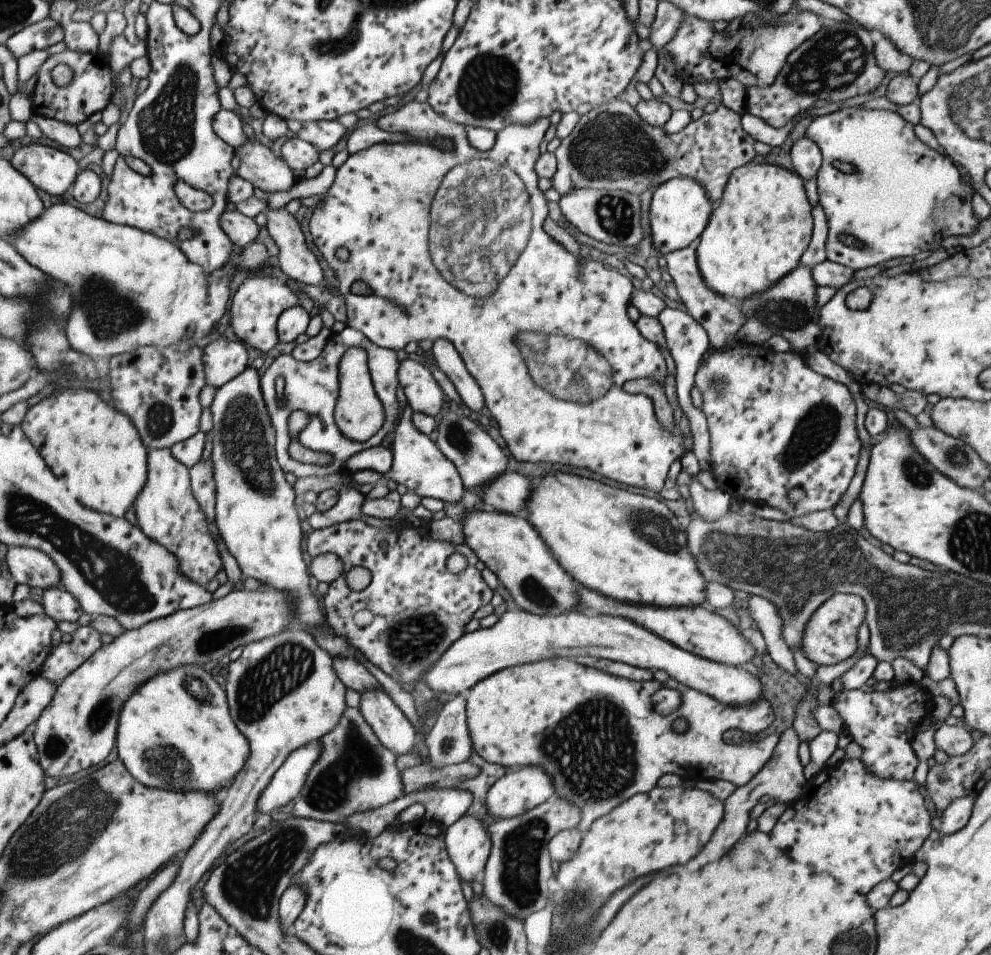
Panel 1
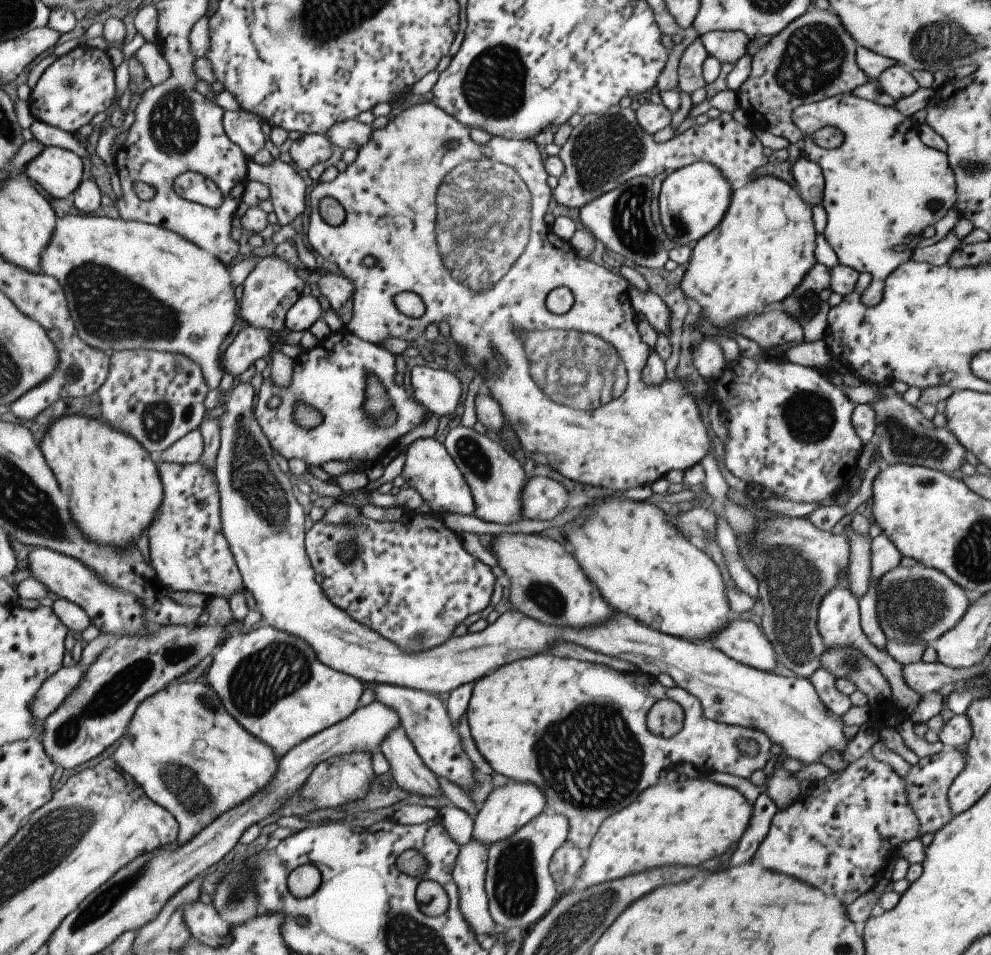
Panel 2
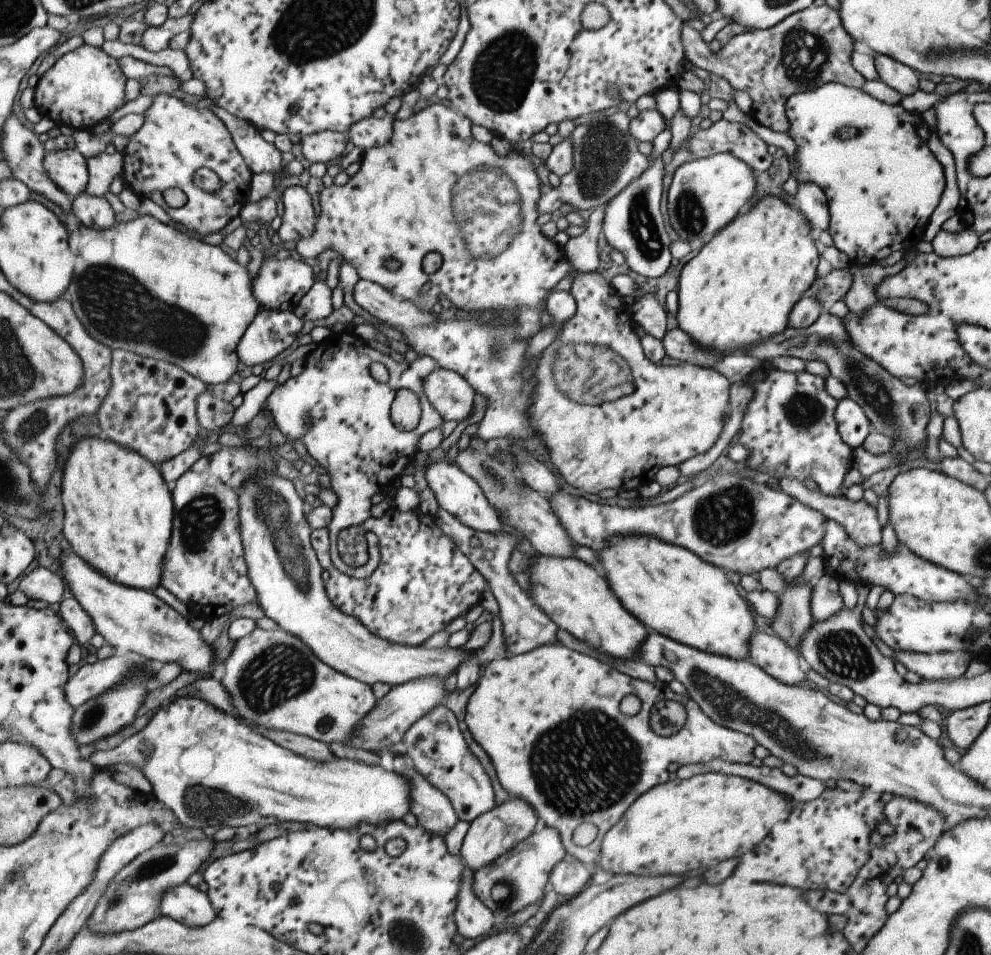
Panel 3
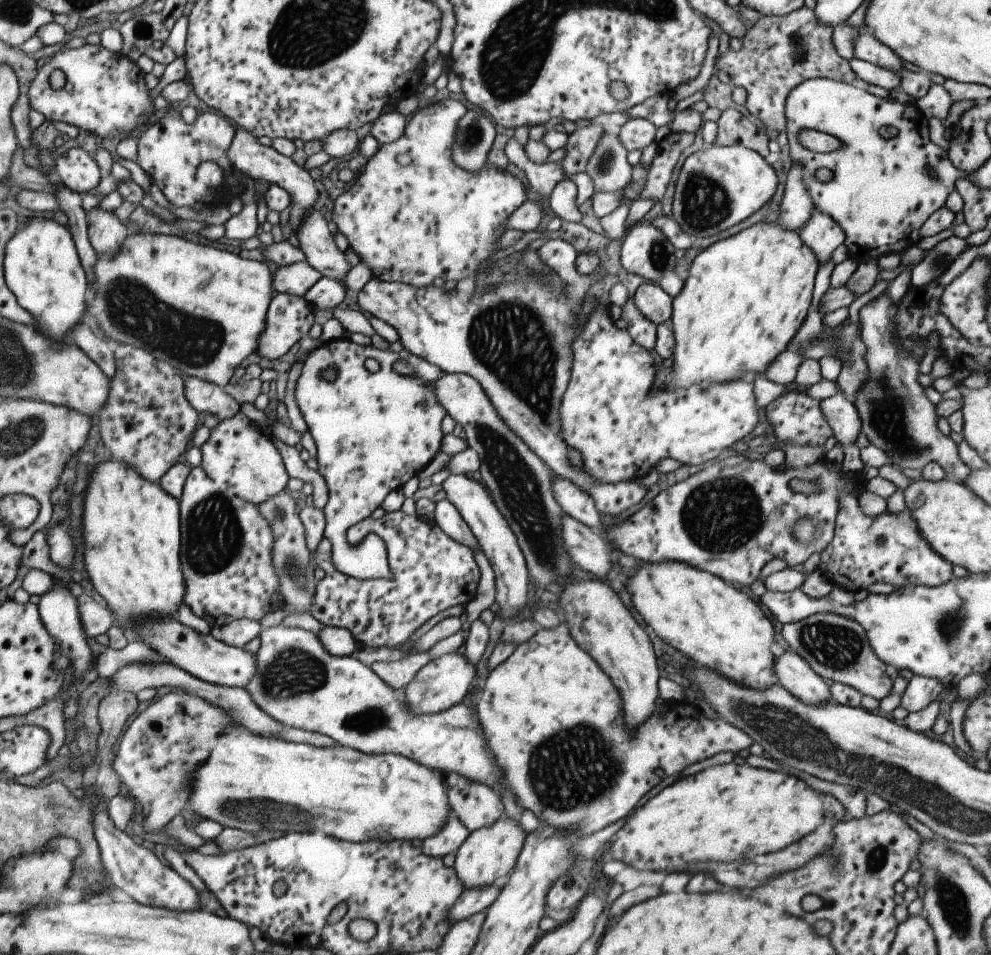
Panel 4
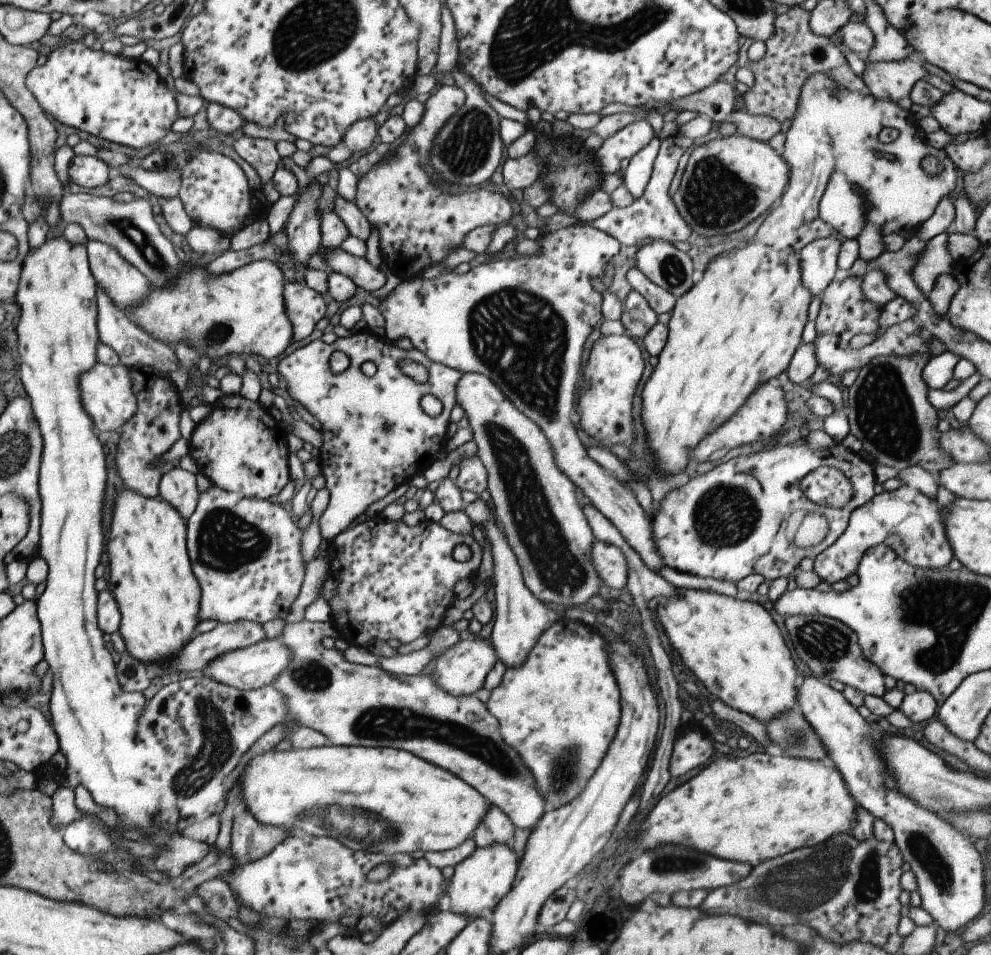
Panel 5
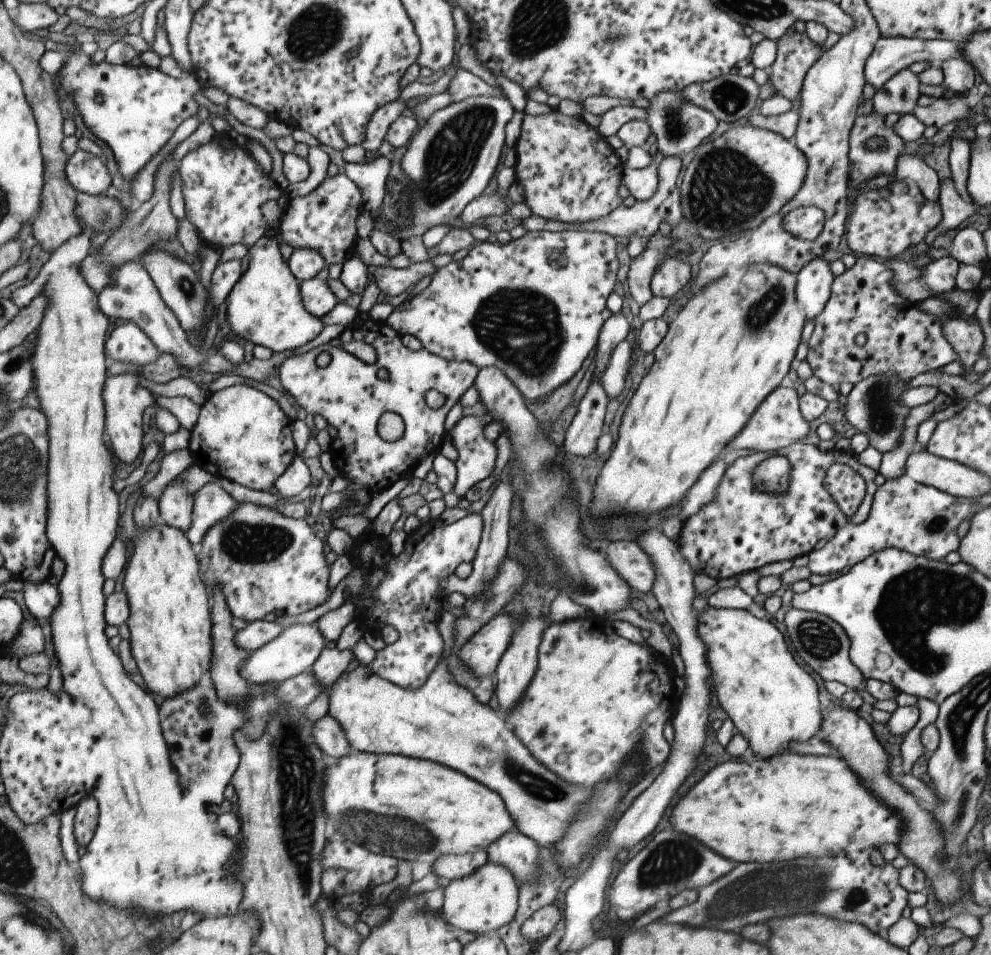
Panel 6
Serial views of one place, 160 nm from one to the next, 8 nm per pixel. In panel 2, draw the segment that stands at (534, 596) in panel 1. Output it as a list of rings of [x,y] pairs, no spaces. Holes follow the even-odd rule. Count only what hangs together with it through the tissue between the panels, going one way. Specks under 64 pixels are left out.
[[[501,534],[494,537],[490,554],[509,578],[509,601],[517,611],[549,626],[577,628],[603,622],[611,616],[599,592],[579,570],[577,562],[563,550],[565,546],[539,534]]]

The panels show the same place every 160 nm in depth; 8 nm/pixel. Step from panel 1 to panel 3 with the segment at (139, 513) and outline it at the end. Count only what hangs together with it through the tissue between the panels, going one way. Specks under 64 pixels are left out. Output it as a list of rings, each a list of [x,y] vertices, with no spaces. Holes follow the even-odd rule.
[[[200,456],[170,489],[173,503],[171,532],[163,560],[163,588],[186,606],[193,618],[207,622],[233,607],[255,601],[246,575],[240,543],[238,500],[211,469],[210,456]]]

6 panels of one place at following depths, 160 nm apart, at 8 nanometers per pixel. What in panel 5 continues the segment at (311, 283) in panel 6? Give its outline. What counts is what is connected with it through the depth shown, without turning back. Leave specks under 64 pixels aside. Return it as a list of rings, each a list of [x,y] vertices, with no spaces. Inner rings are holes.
[[[295,282],[284,284],[285,314],[293,324],[293,341],[303,340],[323,318],[328,298]]]

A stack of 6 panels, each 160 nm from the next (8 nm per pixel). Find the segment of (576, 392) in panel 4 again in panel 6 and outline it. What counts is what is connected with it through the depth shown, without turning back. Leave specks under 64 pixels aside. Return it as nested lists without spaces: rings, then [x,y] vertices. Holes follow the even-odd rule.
[[[623,339],[610,352],[606,367],[598,377],[608,400],[621,394],[625,386],[625,374],[630,371],[629,364],[631,364],[631,344]],[[778,386],[775,390],[772,390],[757,405],[753,414],[746,420],[744,427],[741,427],[741,430],[728,442],[725,452],[727,450],[741,450],[741,448],[745,448],[745,450],[774,453],[802,439],[809,430],[809,422],[799,412],[797,400],[798,397],[793,387]]]

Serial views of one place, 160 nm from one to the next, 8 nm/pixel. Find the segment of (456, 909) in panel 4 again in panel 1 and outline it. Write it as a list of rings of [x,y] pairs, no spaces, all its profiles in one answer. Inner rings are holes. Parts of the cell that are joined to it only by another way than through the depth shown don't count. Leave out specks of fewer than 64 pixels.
[[[554,793],[545,802],[520,815],[488,824],[486,831],[492,845],[479,879],[486,899],[500,906],[505,914],[522,921],[547,905],[547,880],[555,870],[548,853],[548,842],[556,832],[576,827],[580,814],[581,809],[576,804]]]

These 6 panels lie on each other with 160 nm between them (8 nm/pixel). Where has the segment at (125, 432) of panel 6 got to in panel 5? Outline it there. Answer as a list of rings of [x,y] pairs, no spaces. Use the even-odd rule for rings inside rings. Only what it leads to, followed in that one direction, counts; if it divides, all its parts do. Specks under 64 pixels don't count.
[[[95,364],[93,370],[79,380],[81,388],[81,404],[87,416],[93,420],[93,426],[101,426],[101,430],[118,431],[125,420],[129,420],[137,410],[137,402],[133,396],[133,380],[129,376],[129,367],[121,365],[103,366]]]

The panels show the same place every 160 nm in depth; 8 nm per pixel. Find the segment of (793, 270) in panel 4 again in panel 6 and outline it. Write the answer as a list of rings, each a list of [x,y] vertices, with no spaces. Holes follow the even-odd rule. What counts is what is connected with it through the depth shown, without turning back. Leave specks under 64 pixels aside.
[[[777,265],[767,266],[765,280],[765,284],[761,288],[745,288],[739,280],[735,280],[731,276],[721,276],[705,285],[704,289],[699,290],[698,293],[692,294],[692,297],[683,300],[684,303],[677,312],[677,316],[667,325],[663,340],[652,350],[654,361],[649,371],[641,378],[637,389],[627,404],[619,426],[615,448],[599,470],[599,478],[597,478],[597,484],[593,488],[593,508],[591,508],[591,514],[595,518],[607,518],[613,510],[625,512],[625,514],[627,512],[629,514],[649,514],[649,512],[659,512],[659,510],[679,502],[685,496],[687,488],[693,484],[693,478],[697,480],[697,476],[701,474],[703,468],[707,468],[711,458],[715,458],[721,450],[727,448],[728,442],[741,430],[741,427],[744,427],[746,420],[753,414],[757,405],[778,387],[781,378],[787,374],[789,364],[791,364],[795,354],[795,348],[800,343],[799,337],[806,316],[800,311],[796,303],[794,293],[796,273],[789,272]]]

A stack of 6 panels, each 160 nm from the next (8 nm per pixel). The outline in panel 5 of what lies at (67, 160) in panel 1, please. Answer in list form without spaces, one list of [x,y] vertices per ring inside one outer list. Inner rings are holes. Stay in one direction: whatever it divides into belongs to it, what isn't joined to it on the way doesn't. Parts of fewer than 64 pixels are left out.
[[[73,156],[68,173],[69,180],[83,188],[103,186],[113,175],[112,170],[95,156]]]

